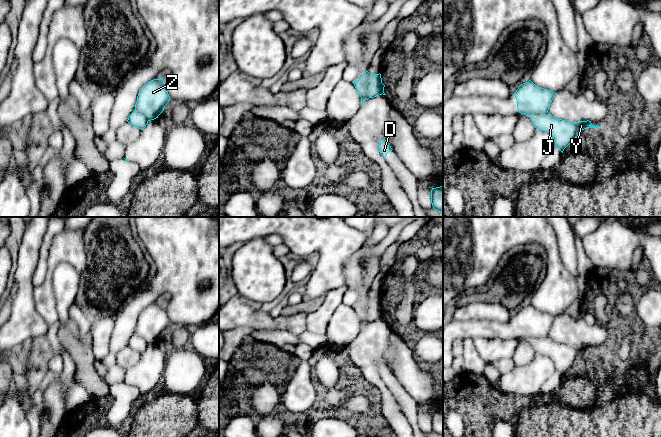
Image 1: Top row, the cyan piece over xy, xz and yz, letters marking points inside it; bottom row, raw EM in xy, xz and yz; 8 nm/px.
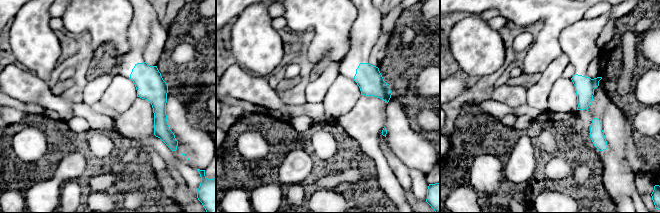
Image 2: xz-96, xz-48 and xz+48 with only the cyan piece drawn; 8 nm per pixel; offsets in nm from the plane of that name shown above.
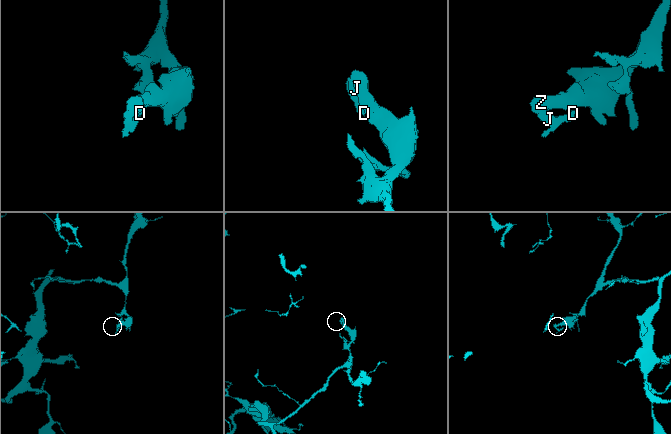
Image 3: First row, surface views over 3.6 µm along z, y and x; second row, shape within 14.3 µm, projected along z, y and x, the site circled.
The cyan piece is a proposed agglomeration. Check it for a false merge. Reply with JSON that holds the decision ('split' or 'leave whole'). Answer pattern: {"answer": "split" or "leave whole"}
{"answer": "split"}

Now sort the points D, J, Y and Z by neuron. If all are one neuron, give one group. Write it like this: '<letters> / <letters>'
D J Y / Z

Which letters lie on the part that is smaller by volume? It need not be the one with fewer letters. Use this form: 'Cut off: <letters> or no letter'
Cut off: D, J, Y

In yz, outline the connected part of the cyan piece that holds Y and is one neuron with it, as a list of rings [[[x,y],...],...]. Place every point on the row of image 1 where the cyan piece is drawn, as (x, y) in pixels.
[[[550,113],[531,116],[531,121],[536,129],[550,133],[555,141],[555,148],[562,153],[564,149],[577,137],[580,132],[587,128],[599,128],[593,126],[591,121],[570,122],[555,118]]]

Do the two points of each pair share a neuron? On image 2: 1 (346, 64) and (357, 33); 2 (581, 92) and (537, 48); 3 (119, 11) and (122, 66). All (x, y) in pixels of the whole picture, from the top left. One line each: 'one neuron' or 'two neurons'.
1: one neuron
2: two neurons
3: two neurons

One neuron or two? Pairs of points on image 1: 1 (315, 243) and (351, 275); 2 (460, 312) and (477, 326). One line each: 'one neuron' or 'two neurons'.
1: two neurons
2: two neurons

